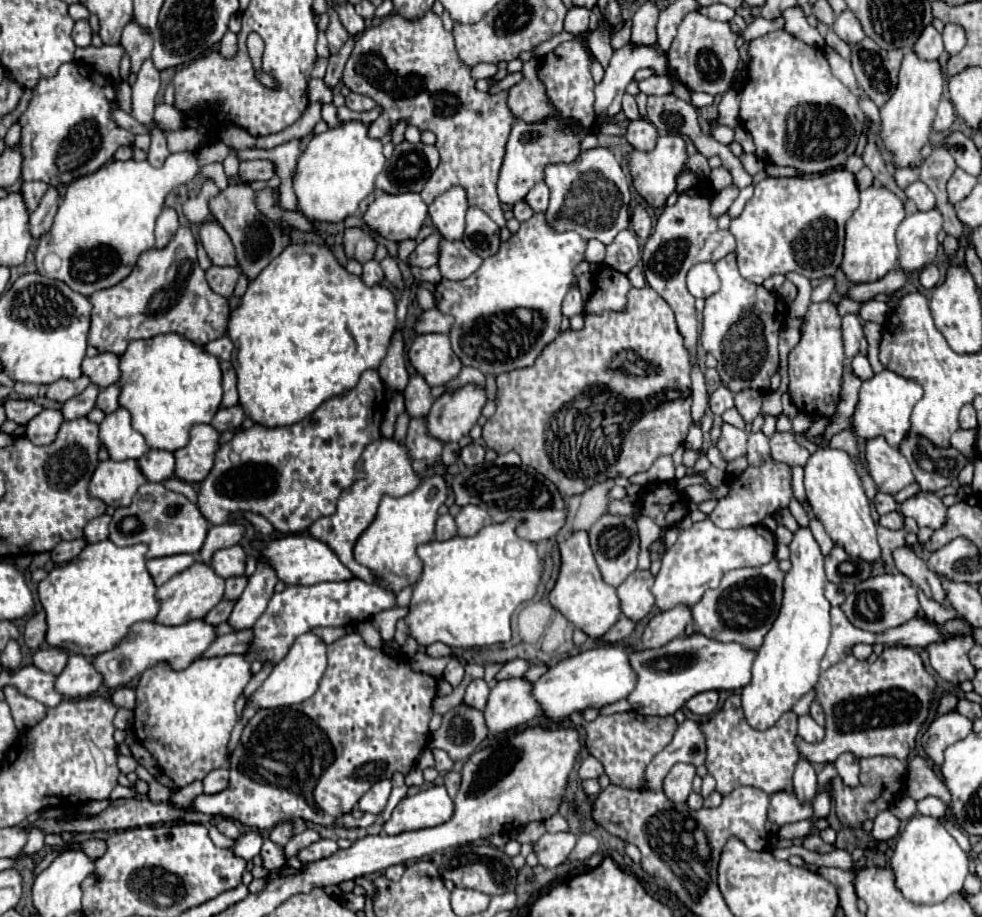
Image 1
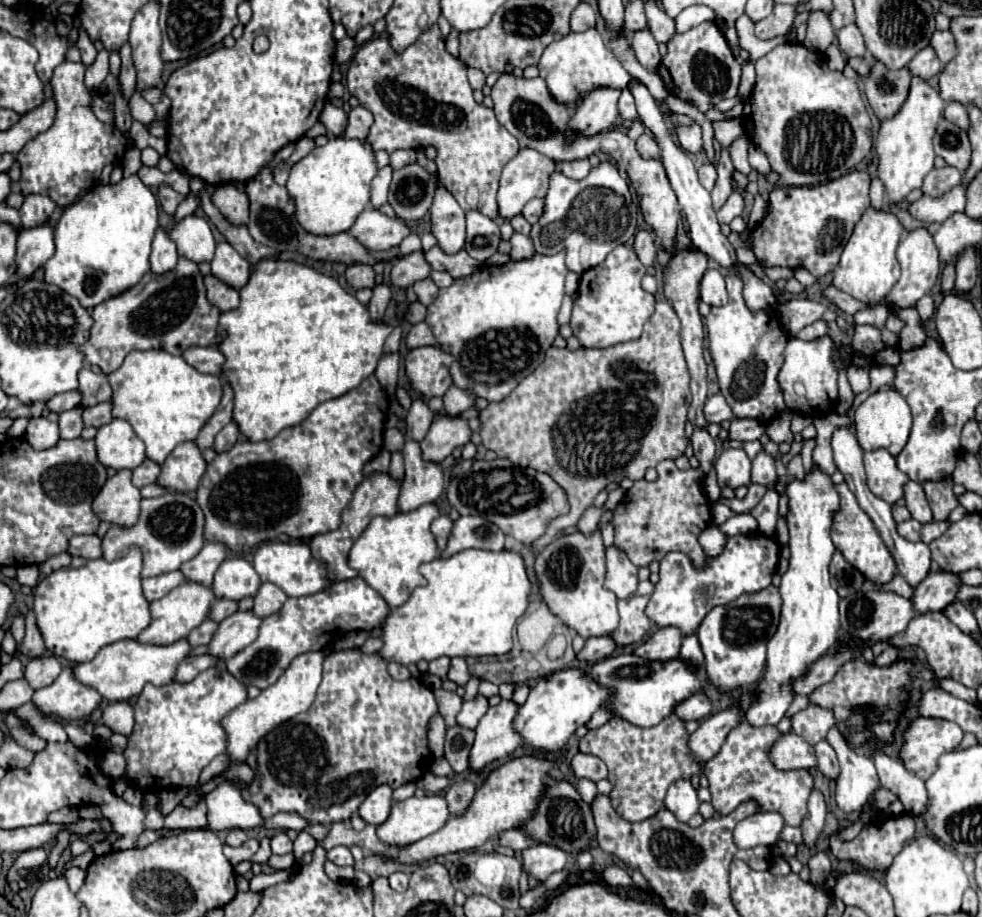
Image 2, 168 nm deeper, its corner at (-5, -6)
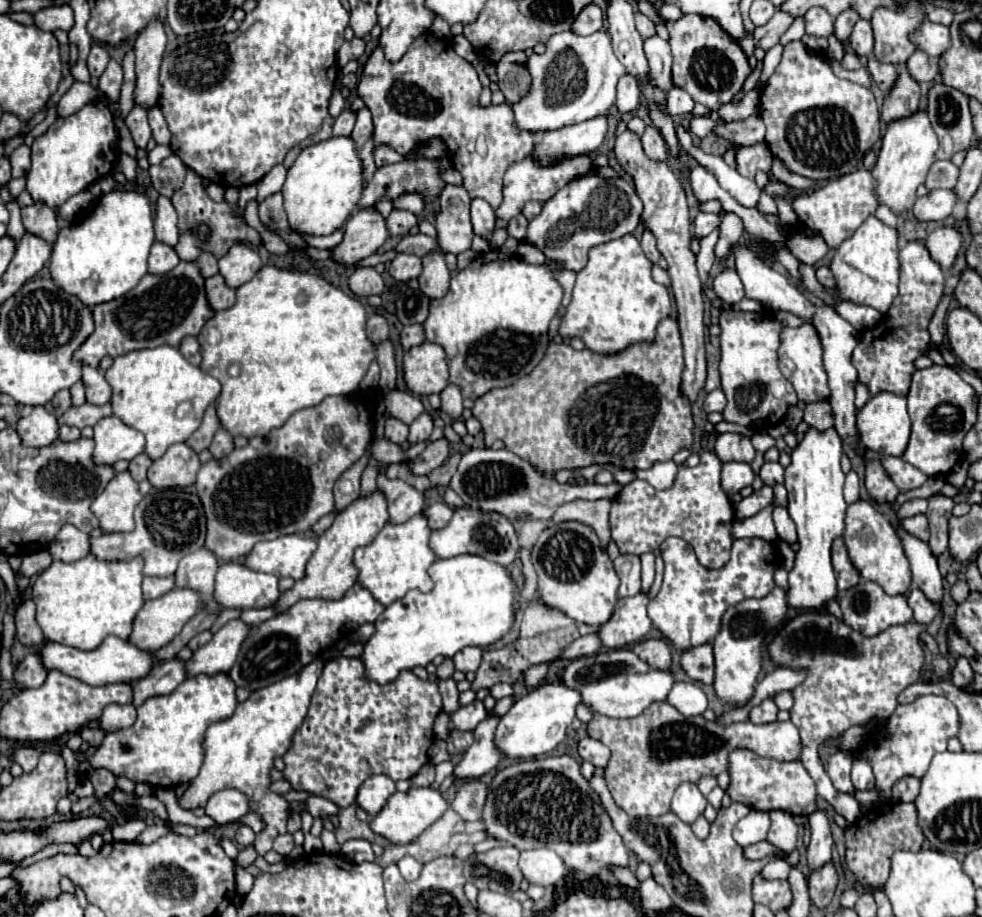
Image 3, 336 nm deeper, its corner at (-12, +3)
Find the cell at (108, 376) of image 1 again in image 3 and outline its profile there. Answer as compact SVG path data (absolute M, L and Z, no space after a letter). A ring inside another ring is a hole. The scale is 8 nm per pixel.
M84 365L82 383L86 387L86 401L88 403L92 403L92 405L104 405L104 403L110 401L112 387L108 385L108 381L104 379L104 373L100 369Z

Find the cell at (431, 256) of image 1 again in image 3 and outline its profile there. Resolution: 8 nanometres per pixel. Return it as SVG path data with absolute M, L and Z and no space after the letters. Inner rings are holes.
M400 253L396 255L396 259L390 263L390 275L396 281L410 281L416 279L422 273L422 259L416 255L408 255L408 253Z

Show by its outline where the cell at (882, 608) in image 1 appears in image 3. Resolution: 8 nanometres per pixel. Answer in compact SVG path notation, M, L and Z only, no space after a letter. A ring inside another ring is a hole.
M866 579L860 581L856 587L844 591L844 595L838 599L838 603L844 613L844 623L854 627L854 631L858 631L866 637L874 637L892 625L902 625L912 619L912 611L910 611L910 605L906 603L904 595L894 595L894 597L886 595L878 583L866 581Z

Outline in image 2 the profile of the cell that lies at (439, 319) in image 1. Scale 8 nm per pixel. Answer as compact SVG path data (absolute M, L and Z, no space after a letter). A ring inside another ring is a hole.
M419 322L409 330L409 334L405 338L405 344L407 344L409 350L421 348L421 346L435 346L435 336L425 322Z

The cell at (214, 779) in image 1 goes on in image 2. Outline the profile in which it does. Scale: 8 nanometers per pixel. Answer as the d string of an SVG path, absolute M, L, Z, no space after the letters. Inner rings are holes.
M219 784L205 796L207 826L209 830L249 830L261 826L261 812L253 812L253 806L231 784Z

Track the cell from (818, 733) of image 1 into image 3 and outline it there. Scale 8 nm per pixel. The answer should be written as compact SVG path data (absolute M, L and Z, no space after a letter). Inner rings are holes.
M838 749L828 759L828 775L830 775L834 787L842 793L854 791L854 787L850 783L850 767L852 767L852 755L844 749Z

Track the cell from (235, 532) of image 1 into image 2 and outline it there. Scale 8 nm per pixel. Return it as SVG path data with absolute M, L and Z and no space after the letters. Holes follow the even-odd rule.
M205 544L203 550L181 564L181 574L185 578L185 582L195 582L195 584L203 584L203 586L211 586L215 570L219 568L219 564L225 560L227 556L227 548L223 544Z

